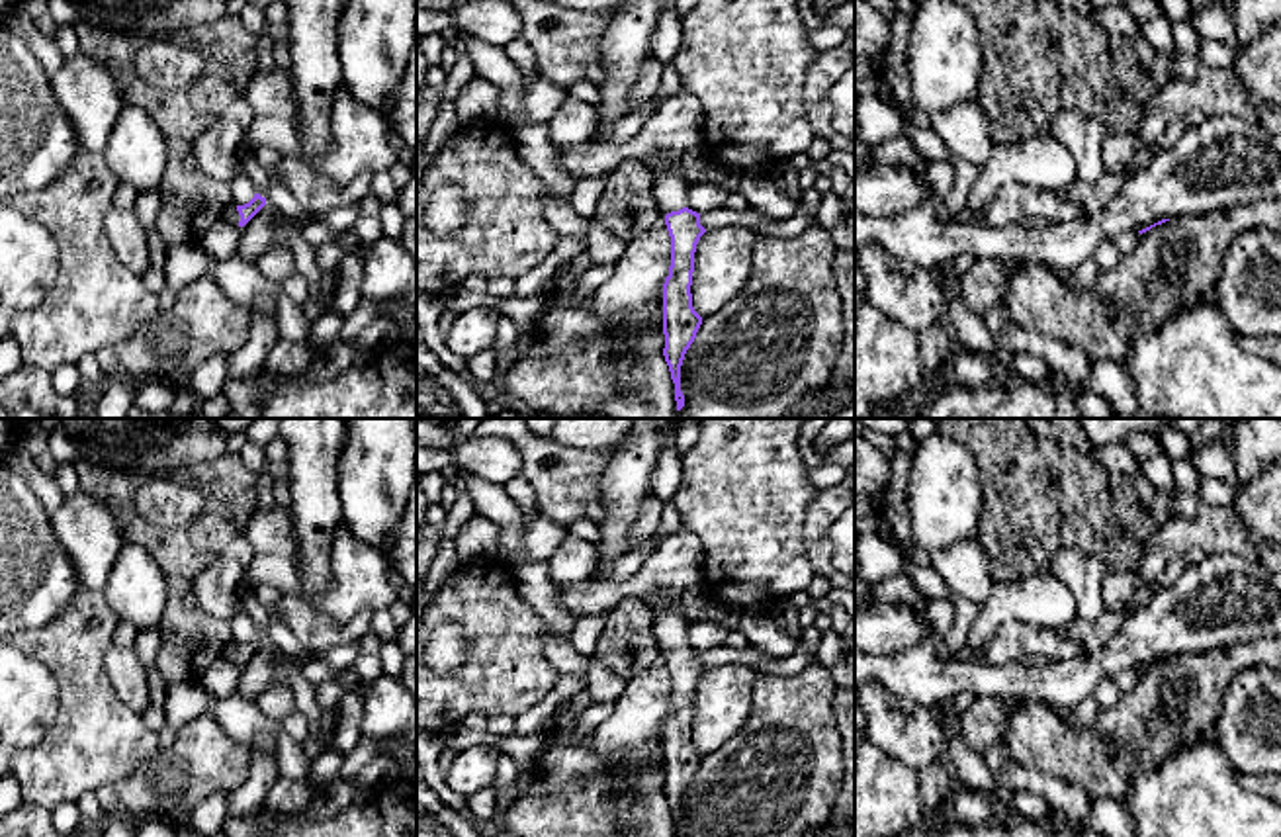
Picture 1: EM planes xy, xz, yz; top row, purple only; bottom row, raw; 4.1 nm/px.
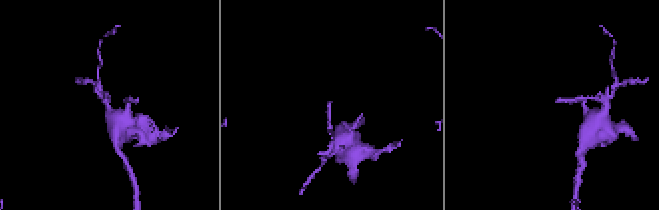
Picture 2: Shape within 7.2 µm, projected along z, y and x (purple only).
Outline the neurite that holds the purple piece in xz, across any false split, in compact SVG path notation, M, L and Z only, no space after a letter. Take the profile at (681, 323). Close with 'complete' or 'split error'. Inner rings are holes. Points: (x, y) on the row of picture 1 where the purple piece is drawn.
M686 90L659 100L657 111L630 143L555 149L561 168L575 180L604 178L628 158L655 160L653 196L671 237L671 266L663 284L663 356L675 383L677 411L685 407L681 366L702 325L702 317L692 307L690 286L696 244L706 229L700 225L700 213L686 207L688 182L677 176L671 164L681 162L694 149L704 149L702 106Z; split error

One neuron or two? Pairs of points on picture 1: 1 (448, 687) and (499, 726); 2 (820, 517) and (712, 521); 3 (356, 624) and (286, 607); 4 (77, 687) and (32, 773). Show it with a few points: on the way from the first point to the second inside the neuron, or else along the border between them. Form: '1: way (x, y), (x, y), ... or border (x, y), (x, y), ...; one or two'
1: border (489, 716), (509, 716), (513, 720); two
2: border (820, 489), (804, 521), (804, 552), (810, 562); two
3: way (339, 632), (315, 632), (304, 620); one
4: way (77, 708), (77, 728), (53, 751); one

